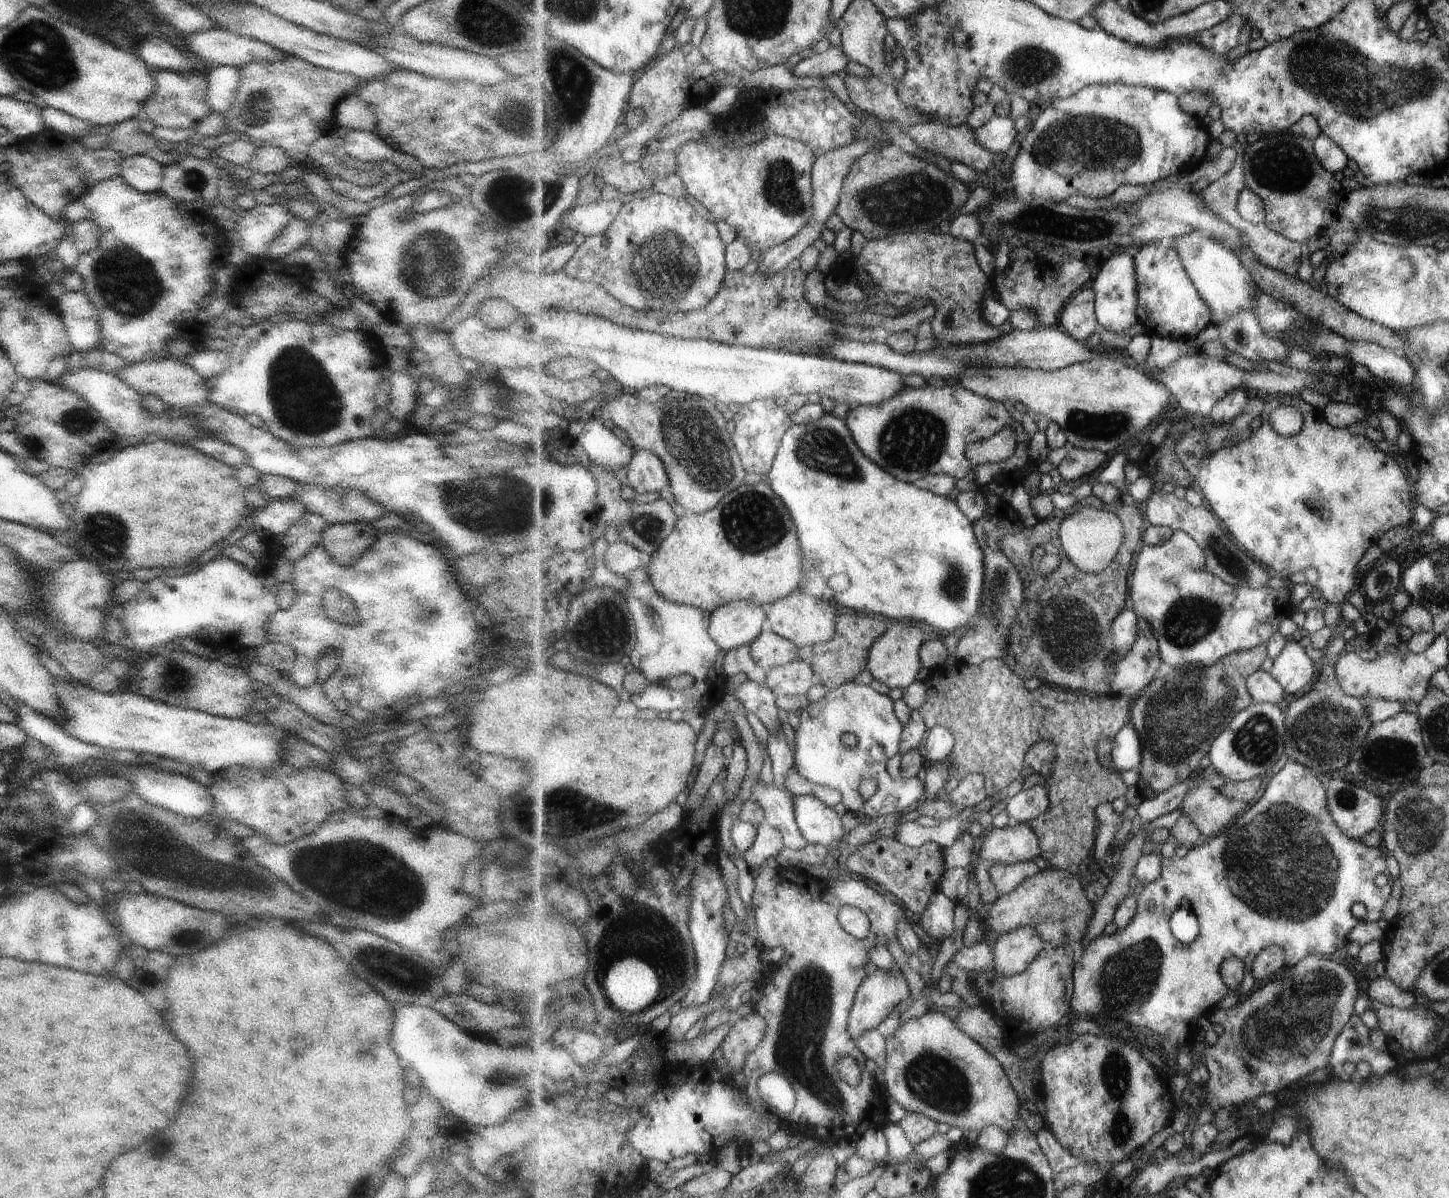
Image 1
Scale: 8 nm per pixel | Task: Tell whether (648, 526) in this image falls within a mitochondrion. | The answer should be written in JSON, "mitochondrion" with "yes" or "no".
{"mitochondrion":"yes"}

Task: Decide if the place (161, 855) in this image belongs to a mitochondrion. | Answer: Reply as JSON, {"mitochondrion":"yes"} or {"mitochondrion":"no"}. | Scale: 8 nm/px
{"mitochondrion":"yes"}

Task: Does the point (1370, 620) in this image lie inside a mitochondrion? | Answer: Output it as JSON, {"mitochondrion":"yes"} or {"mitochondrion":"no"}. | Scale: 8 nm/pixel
{"mitochondrion":"yes"}

